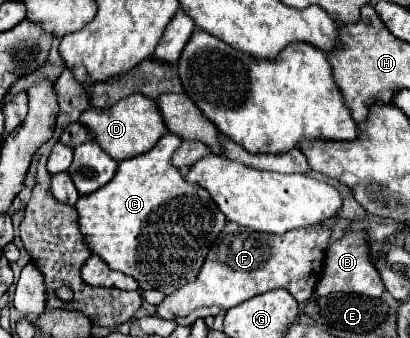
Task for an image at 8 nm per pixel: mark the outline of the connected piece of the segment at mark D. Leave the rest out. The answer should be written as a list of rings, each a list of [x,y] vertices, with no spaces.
[[[141,94],[127,96],[105,110],[91,106],[79,116],[79,122],[95,134],[95,142],[117,162],[147,152],[167,132],[165,124],[161,122],[161,114],[157,114],[155,100],[145,98]]]

